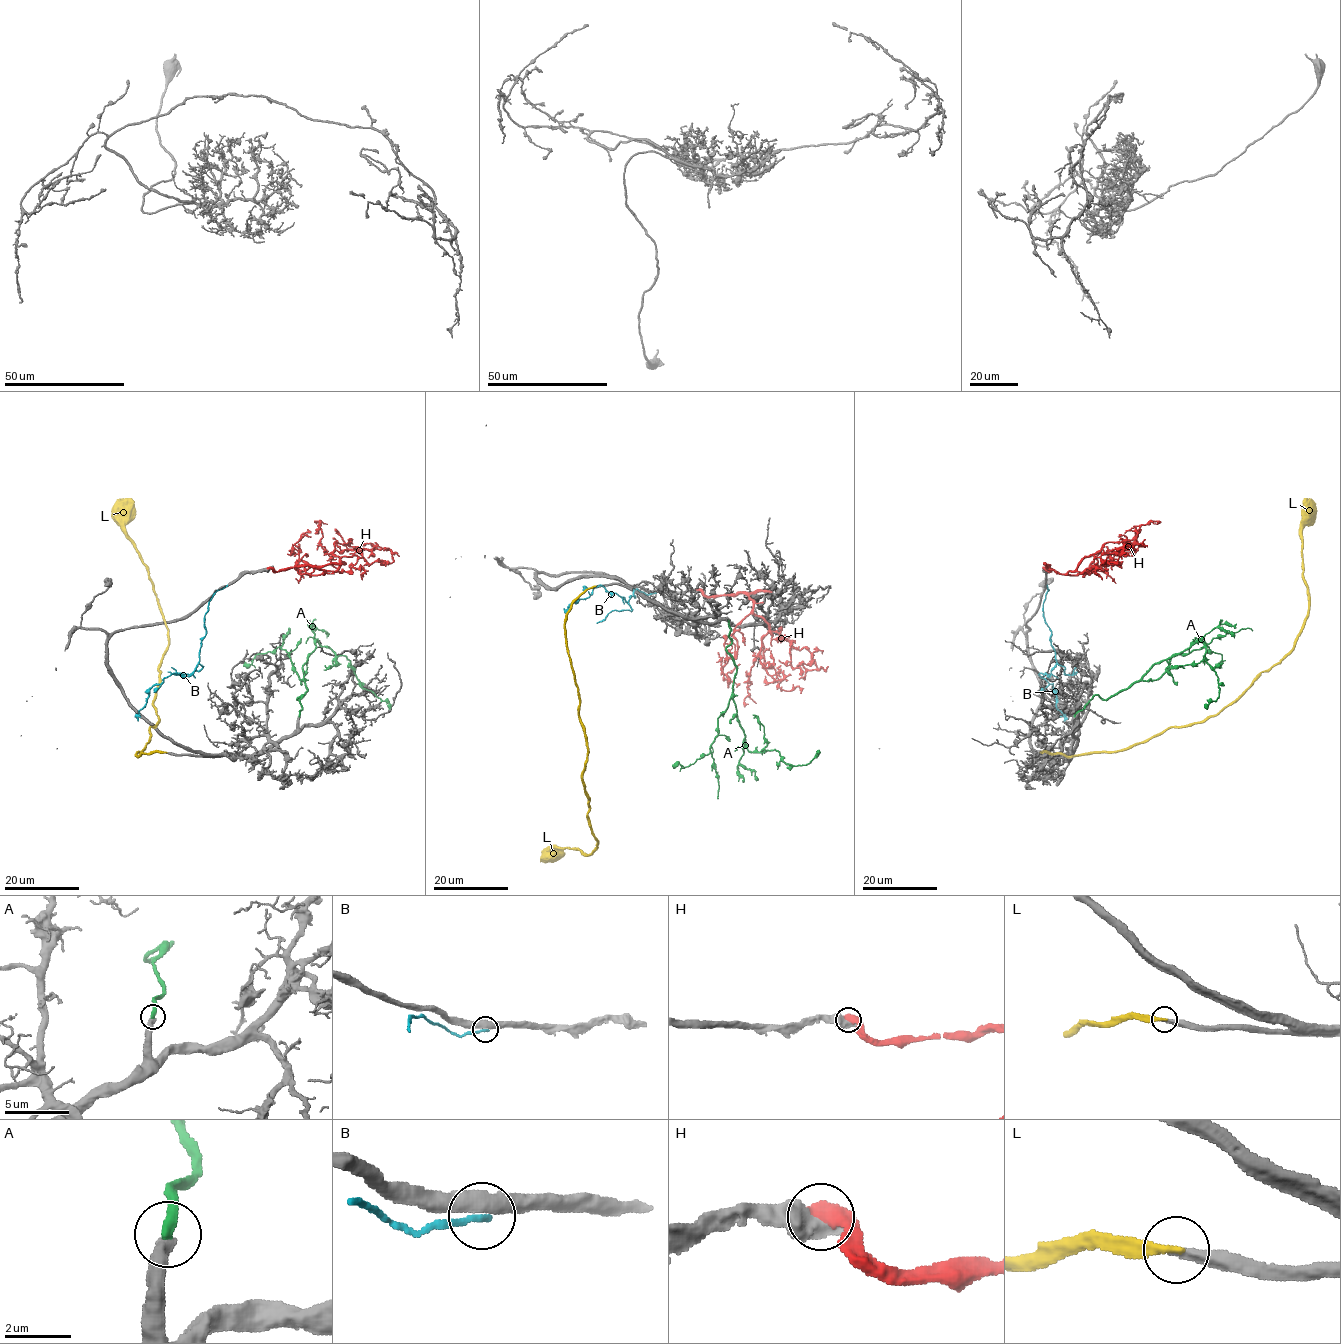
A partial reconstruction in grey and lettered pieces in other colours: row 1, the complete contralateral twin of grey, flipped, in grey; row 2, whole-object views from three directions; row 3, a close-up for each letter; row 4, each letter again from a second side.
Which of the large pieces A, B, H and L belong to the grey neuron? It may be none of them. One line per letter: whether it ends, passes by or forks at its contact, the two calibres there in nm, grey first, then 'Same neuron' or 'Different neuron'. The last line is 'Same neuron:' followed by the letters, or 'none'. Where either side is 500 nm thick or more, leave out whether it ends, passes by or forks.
A: It ends there. Thickness 440 nm (grey) against 300 nm. Different neuron
B: It ends there. Thickness 440 nm (grey) against 180 nm. Different neuron
H: Thickness 650 nm (grey) against 600 nm. Different neuron
L: It ends there. Thickness 360 nm (grey) against 300 nm. Same neuron
Same neuron: L

